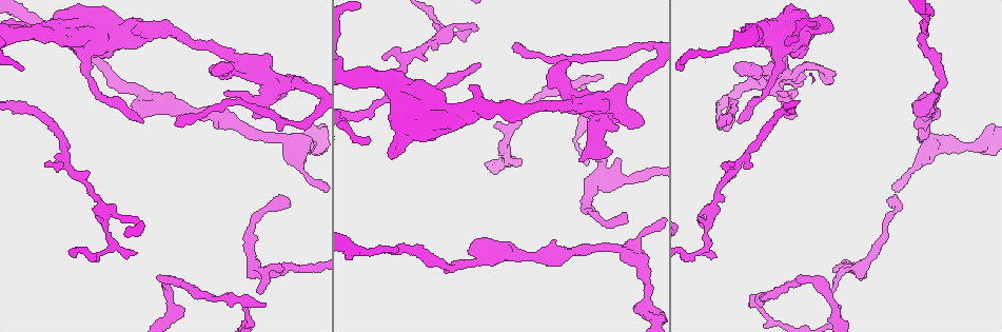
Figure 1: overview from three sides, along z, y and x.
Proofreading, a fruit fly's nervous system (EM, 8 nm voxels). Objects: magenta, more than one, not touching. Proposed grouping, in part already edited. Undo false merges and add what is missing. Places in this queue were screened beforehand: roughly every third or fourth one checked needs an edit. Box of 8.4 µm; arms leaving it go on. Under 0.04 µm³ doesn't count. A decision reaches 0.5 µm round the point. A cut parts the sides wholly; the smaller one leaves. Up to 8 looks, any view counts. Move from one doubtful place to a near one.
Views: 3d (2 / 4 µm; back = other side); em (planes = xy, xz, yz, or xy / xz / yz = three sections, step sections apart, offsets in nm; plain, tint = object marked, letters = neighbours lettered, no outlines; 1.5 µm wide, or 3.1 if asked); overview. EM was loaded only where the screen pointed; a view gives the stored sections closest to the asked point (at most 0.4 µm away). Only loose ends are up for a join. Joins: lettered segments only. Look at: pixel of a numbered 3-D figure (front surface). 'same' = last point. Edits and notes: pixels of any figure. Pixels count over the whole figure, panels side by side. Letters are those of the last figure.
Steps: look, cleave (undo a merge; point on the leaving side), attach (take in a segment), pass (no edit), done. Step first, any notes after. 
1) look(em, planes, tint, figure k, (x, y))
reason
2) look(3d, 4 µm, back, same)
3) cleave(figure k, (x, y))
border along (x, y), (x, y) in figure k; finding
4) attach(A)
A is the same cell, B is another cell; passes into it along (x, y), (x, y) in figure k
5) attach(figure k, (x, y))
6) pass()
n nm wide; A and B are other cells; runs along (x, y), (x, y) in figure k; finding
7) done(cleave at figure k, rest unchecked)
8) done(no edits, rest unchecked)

look(3d, 2 µm, figure 1, (568, 64))
an open end

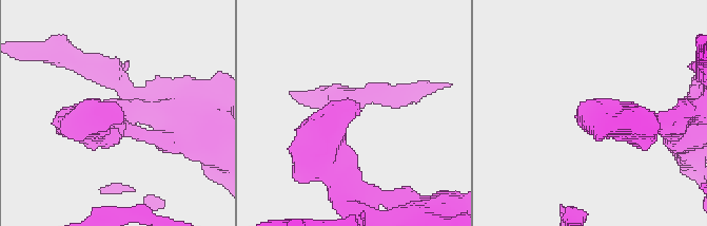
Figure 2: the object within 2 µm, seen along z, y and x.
look(em, planes, letters, figure 2, (116, 105))

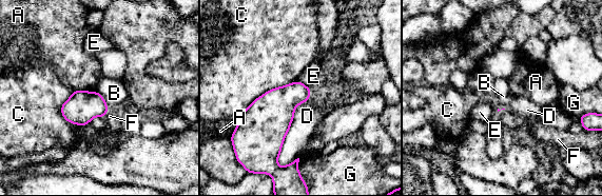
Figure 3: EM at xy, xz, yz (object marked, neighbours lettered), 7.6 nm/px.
pass()
A, B, C, D, E, F and G are other cells; border along (97, 92), (110, 109) in figure 3; no lettered segment goes on from it

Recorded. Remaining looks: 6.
look(3d, 4 µm, figure 1, (601, 75))

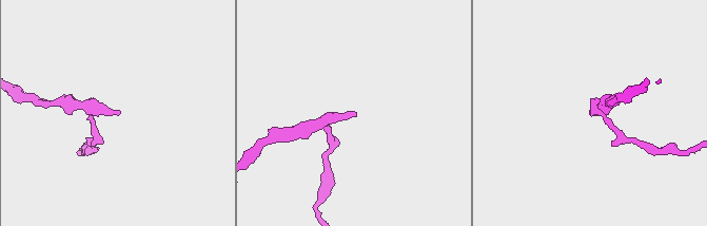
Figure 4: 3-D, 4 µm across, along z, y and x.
look(em, planes, letters, figure 4, (117, 112))

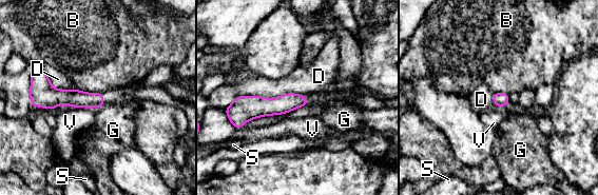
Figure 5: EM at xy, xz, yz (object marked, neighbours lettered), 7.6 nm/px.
pass()
D touches over 600 nm; B, D, G, S and V are other cells; runs along (304, 99), (278, 105), (234, 105) in figure 5; no lettered segment goes on from it

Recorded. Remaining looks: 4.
look(3d, 4 µm, figure 1, (168, 278))

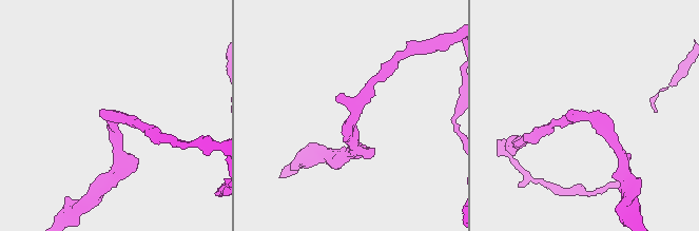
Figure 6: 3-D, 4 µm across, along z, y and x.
look(em, planes, letters, figure 6, (349, 124))
arms of 190, 190 nm; shape alone is not enough

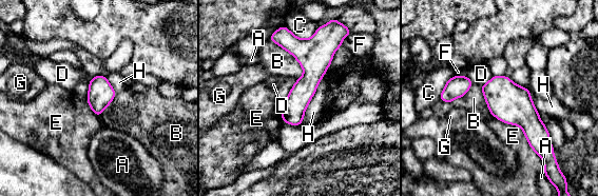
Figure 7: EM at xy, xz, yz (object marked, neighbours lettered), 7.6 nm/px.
pass()
A, B, C, D, E, F, G and H are other cells; all the same cell

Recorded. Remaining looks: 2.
done(no edits, rest unchecked)

